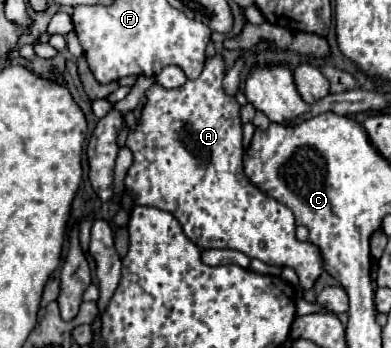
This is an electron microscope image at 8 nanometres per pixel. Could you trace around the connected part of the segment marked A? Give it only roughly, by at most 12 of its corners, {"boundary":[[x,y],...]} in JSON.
{"boundary":[[225,60],[153,84],[127,148],[135,204],[199,248],[323,272],[293,212],[243,174]]}

